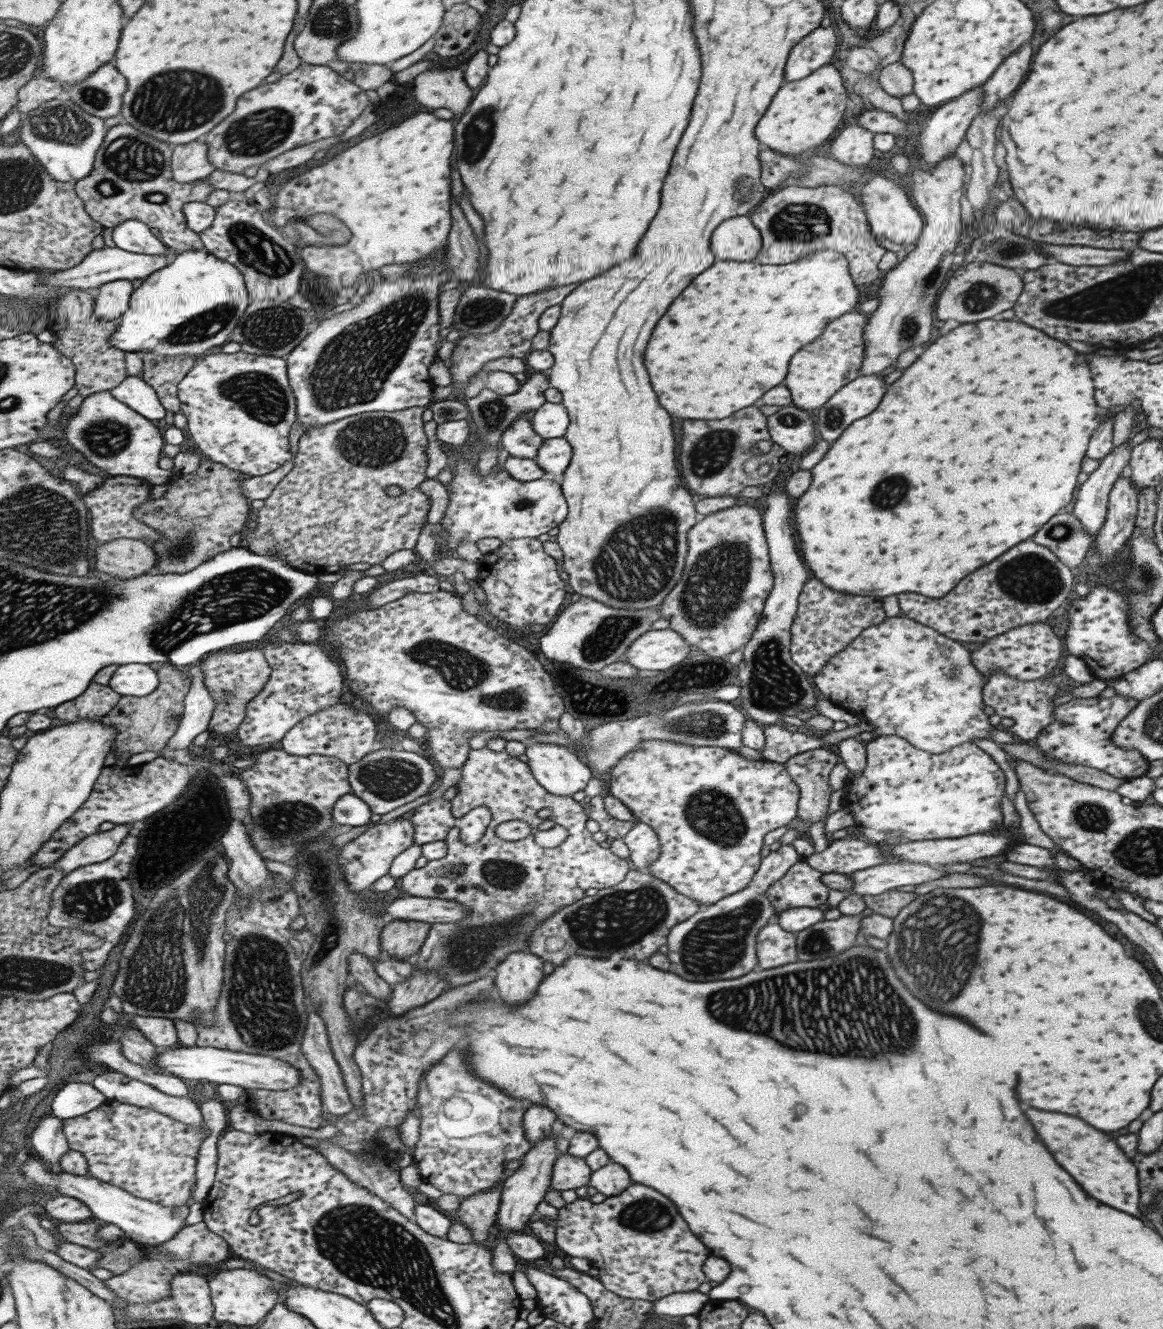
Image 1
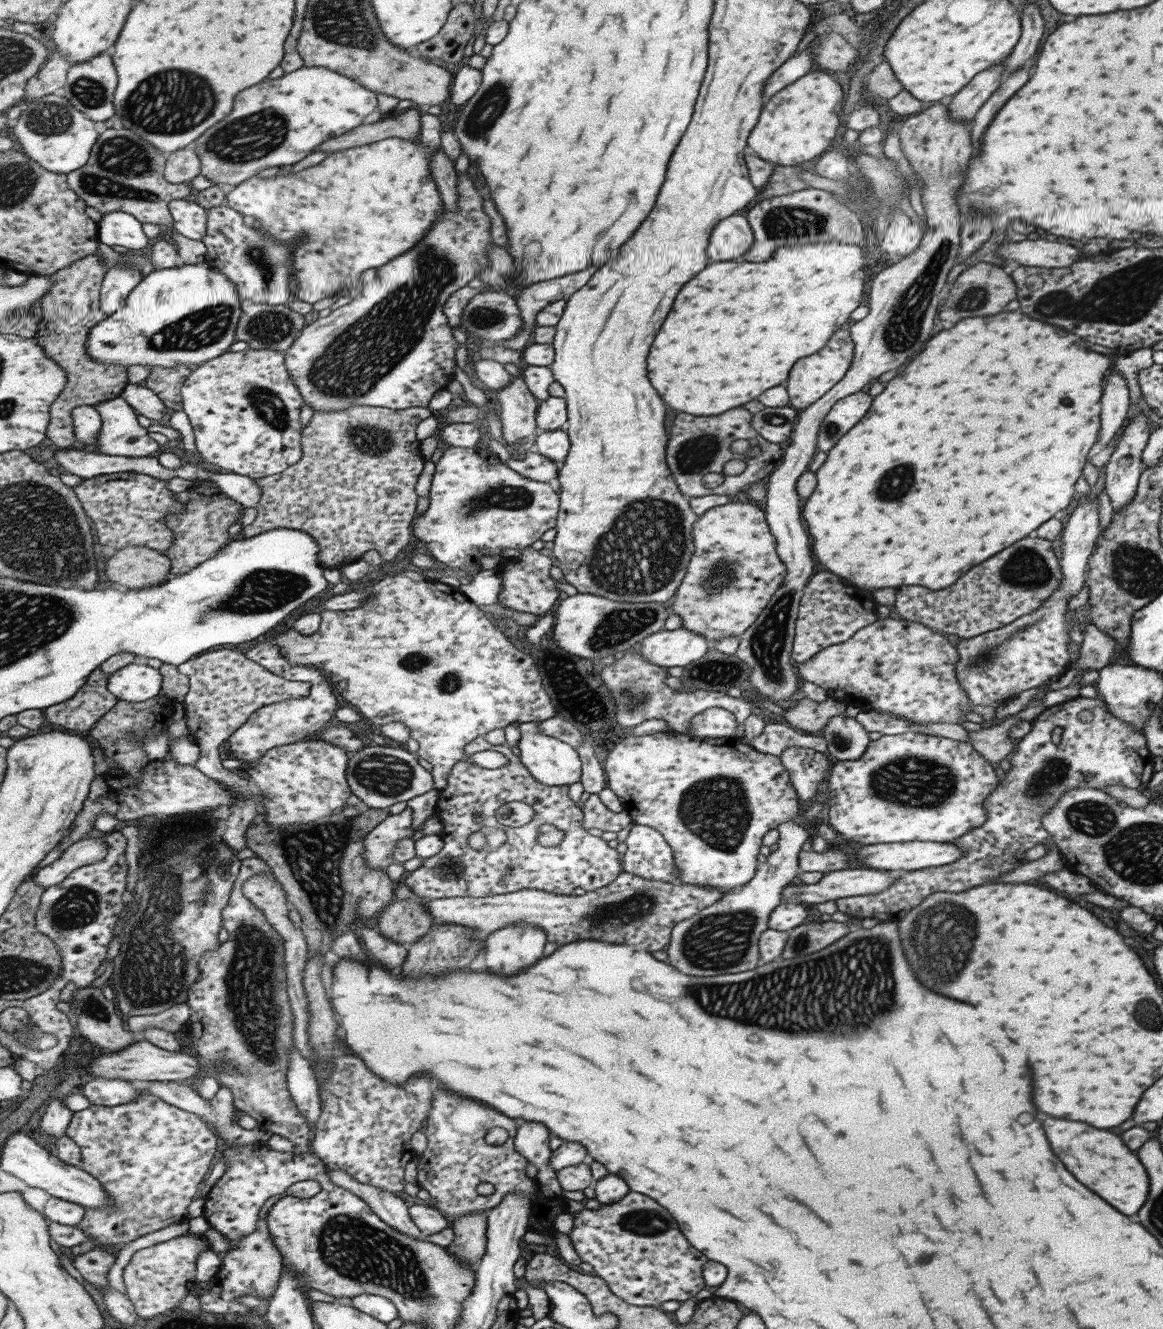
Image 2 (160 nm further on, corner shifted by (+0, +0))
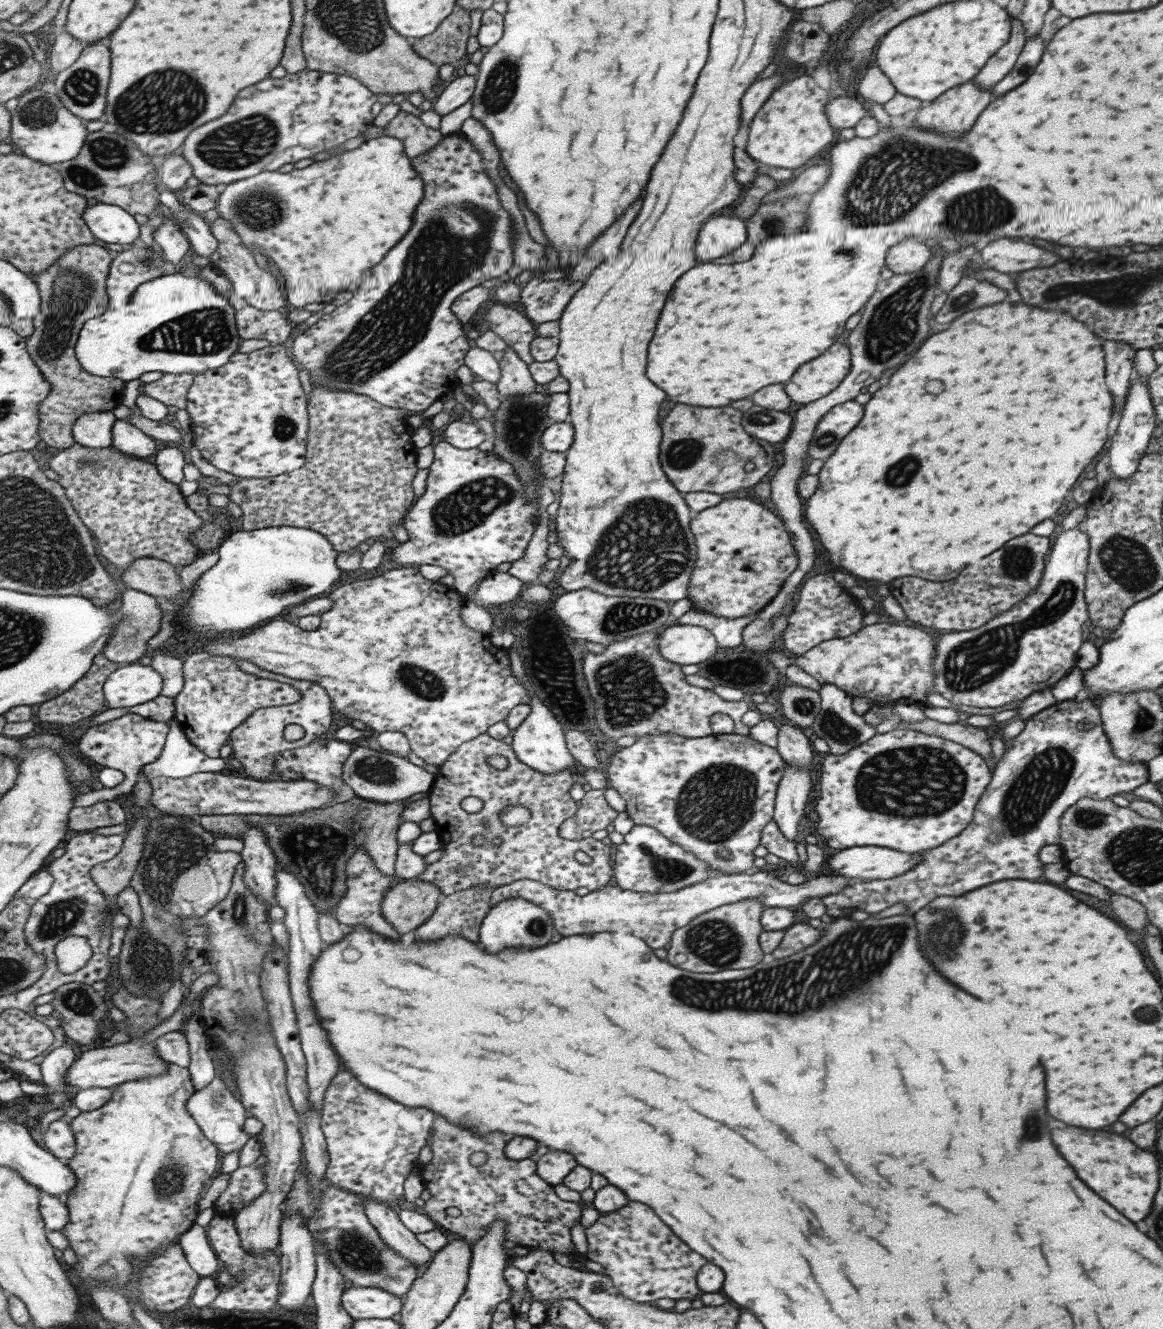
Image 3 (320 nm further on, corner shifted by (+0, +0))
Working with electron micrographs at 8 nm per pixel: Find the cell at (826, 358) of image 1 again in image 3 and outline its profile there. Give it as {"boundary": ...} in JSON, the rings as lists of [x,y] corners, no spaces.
{"boundary":[[[839,343],[829,346],[819,358],[799,366],[795,374],[791,376],[791,382],[785,382],[785,394],[791,398],[791,402],[807,404],[814,400],[821,399],[829,394],[842,380],[850,369],[850,352],[847,345]]]}

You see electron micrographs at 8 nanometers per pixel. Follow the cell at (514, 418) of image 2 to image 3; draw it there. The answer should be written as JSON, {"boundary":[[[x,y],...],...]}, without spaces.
{"boundary":[[[507,349],[500,360],[501,380],[496,384],[501,397],[513,398],[515,395],[529,394],[535,390],[536,382],[531,378],[528,364],[525,364],[514,349]]]}

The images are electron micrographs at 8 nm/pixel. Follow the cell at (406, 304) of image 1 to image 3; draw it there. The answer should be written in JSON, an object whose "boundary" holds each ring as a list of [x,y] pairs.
{"boundary":[[[460,131],[446,136],[435,148],[415,157],[412,162],[414,163],[415,169],[419,171],[419,177],[425,183],[423,204],[419,204],[419,210],[415,214],[413,230],[407,233],[407,238],[403,238],[403,242],[399,242],[399,246],[395,246],[395,250],[391,254],[387,254],[387,258],[379,266],[375,266],[375,270],[371,270],[371,276],[369,278],[365,274],[365,282],[354,289],[353,297],[350,301],[339,305],[329,314],[323,315],[315,324],[311,324],[307,328],[300,328],[290,341],[289,346],[291,358],[294,359],[297,365],[309,369],[314,386],[323,385],[342,391],[353,391],[357,394],[370,396],[376,401],[383,403],[386,407],[416,411],[420,414],[422,411],[427,410],[431,404],[435,404],[437,400],[440,400],[441,396],[445,396],[447,392],[452,392],[454,388],[461,386],[461,382],[457,378],[457,372],[465,364],[467,353],[471,350],[474,342],[467,338],[465,325],[455,316],[452,307],[458,298],[468,290],[481,286],[487,280],[501,281],[514,273],[514,264],[516,264],[514,253],[516,222],[511,220],[509,212],[501,206],[499,190],[493,184],[493,178],[485,170],[481,152]]]}

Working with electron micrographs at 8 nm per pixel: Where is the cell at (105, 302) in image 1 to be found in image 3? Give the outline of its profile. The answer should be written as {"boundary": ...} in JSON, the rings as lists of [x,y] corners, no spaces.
{"boundary":[[[137,239],[132,245],[124,247],[123,251],[115,254],[108,278],[107,290],[110,294],[110,308],[115,310],[129,304],[142,284],[165,274],[165,266],[169,263],[158,245],[154,244],[153,249],[151,249],[143,240]]]}

